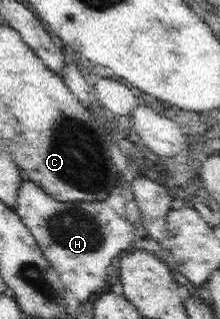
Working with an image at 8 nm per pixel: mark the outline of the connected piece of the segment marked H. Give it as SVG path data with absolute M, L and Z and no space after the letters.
M23 181L17 201L16 213L24 226L33 234L41 252L68 290L82 303L107 286L114 260L132 250L136 229L104 200L60 202L32 181Z

